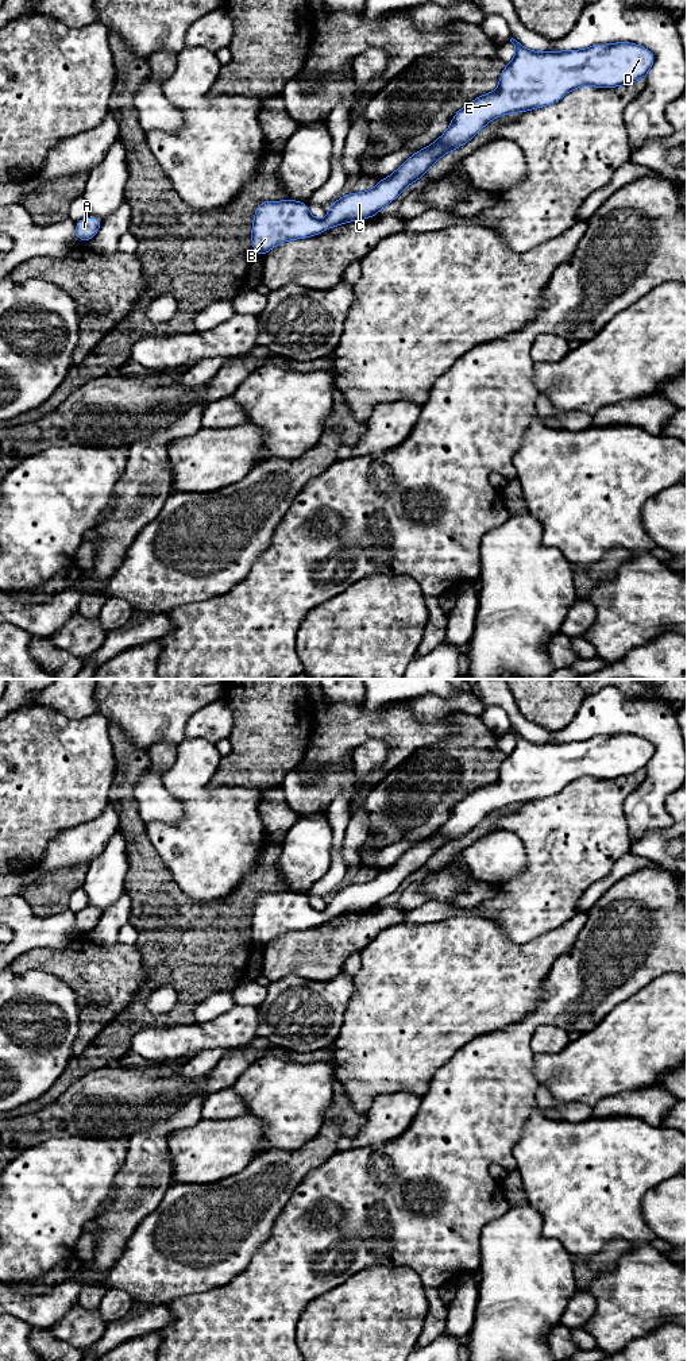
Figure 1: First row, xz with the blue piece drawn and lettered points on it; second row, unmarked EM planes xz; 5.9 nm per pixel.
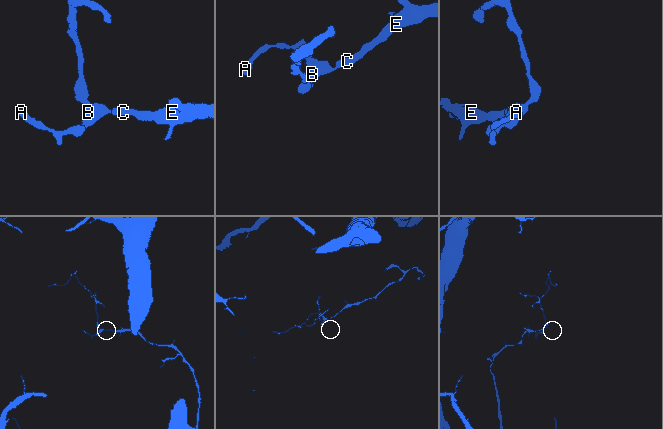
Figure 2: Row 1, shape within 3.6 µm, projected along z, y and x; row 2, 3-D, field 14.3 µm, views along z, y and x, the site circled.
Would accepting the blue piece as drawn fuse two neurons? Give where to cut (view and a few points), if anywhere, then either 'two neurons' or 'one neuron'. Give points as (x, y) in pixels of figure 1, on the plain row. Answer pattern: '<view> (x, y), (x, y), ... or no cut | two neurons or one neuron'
no cut | one neuron

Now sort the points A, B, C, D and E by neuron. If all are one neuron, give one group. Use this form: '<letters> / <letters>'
A B C D E

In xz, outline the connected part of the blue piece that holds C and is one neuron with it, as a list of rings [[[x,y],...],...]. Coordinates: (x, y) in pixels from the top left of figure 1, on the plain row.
[[[510,730],[516,740],[516,748],[506,756],[499,767],[499,776],[493,784],[476,789],[474,793],[463,798],[452,809],[448,821],[431,837],[416,843],[408,849],[391,867],[379,871],[378,876],[363,884],[348,884],[333,892],[328,899],[325,911],[314,910],[308,901],[308,894],[302,892],[262,892],[255,902],[252,913],[252,940],[254,944],[263,946],[277,936],[305,930],[327,922],[329,918],[337,918],[348,913],[356,913],[373,909],[395,891],[398,886],[421,870],[427,861],[448,843],[466,836],[474,829],[489,813],[512,803],[525,803],[540,798],[557,794],[570,782],[583,776],[597,779],[615,779],[629,776],[642,768],[647,768],[655,753],[655,745],[630,733],[618,733],[610,736],[594,736],[586,741],[567,743],[544,743],[536,744],[524,739],[516,730]]]

